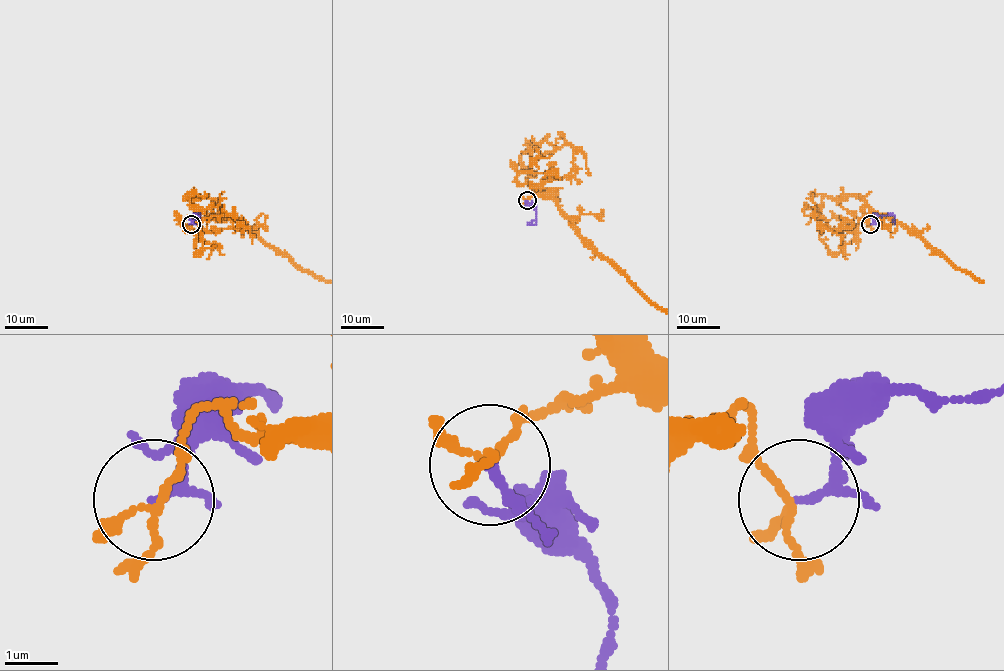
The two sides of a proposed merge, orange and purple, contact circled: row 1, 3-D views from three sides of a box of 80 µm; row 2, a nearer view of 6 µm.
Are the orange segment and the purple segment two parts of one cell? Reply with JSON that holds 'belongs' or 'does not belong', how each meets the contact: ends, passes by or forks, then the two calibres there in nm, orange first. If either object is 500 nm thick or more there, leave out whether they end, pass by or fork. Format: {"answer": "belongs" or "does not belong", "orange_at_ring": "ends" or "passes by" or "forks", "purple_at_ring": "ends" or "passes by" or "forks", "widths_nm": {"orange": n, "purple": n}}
{"answer": "does not belong", "orange_at_ring": "forks", "purple_at_ring": "passes by", "widths_nm": {"orange": 120, "purple": 130}}

